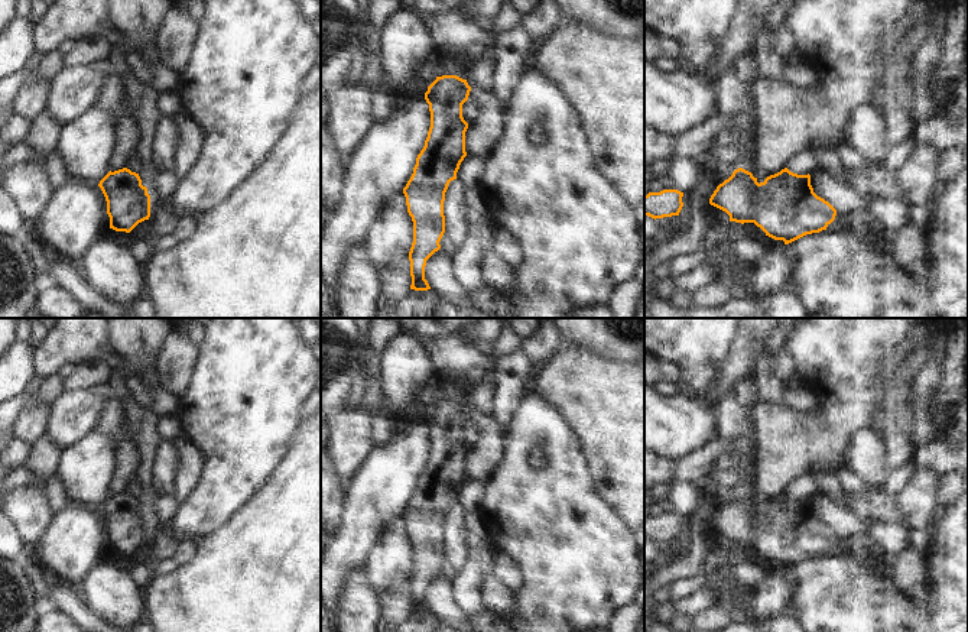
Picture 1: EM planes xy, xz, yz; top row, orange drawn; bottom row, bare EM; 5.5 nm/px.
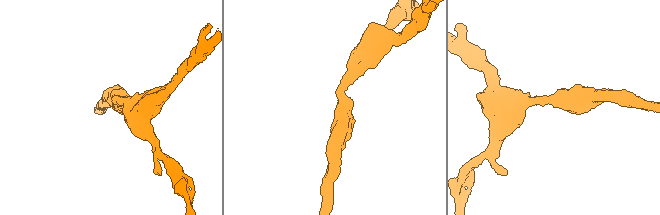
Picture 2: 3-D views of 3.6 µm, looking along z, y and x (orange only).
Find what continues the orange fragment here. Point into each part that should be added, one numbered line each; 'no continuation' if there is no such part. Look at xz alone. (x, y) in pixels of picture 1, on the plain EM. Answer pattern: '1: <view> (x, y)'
no continuation.

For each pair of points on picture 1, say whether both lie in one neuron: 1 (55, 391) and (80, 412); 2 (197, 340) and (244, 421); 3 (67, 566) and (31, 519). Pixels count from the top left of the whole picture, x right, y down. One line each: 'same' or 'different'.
1: different
2: different
3: different

